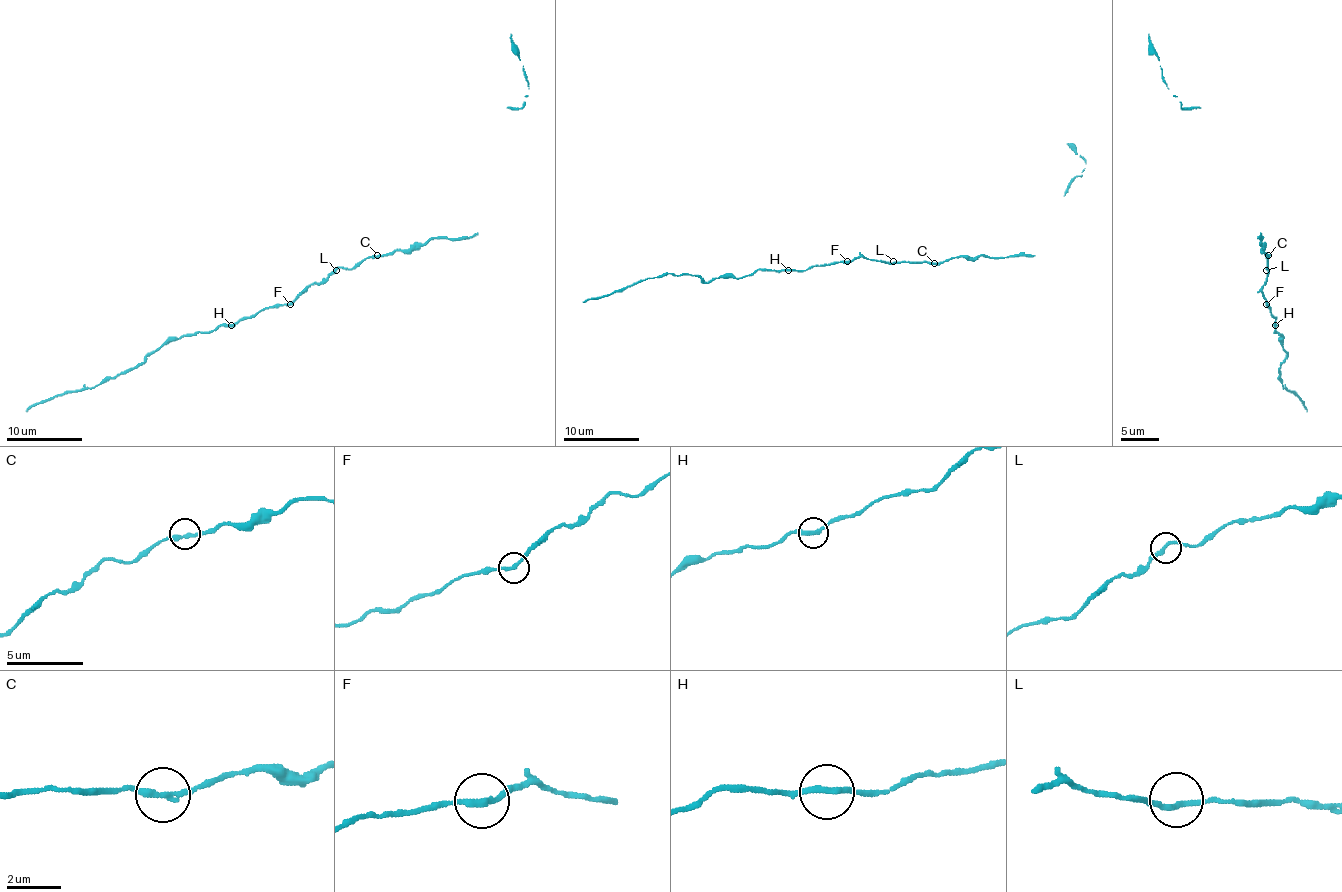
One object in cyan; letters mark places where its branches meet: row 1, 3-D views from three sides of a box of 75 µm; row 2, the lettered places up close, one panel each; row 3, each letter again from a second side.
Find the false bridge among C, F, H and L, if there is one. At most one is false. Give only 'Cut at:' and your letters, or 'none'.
Cut at: none

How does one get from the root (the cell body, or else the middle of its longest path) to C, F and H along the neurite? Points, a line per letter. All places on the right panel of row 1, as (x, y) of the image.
C: (1266, 268), (1268, 255)
F: (1266, 268), (1268, 276), (1263, 287), (1266, 304)
H: (1266, 268), (1268, 276), (1263, 296), (1276, 317), (1276, 325)

